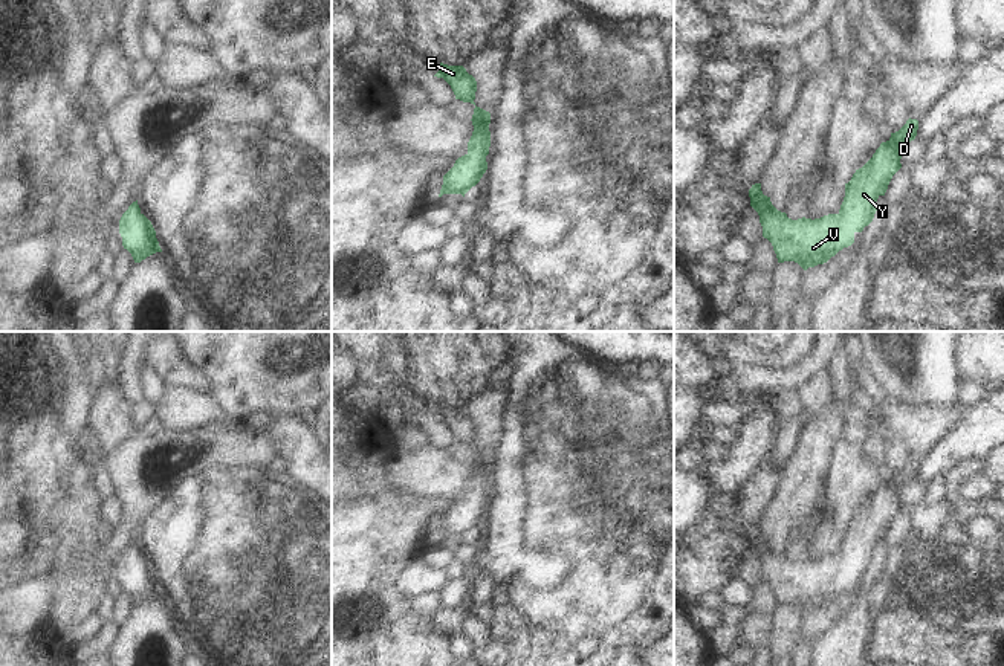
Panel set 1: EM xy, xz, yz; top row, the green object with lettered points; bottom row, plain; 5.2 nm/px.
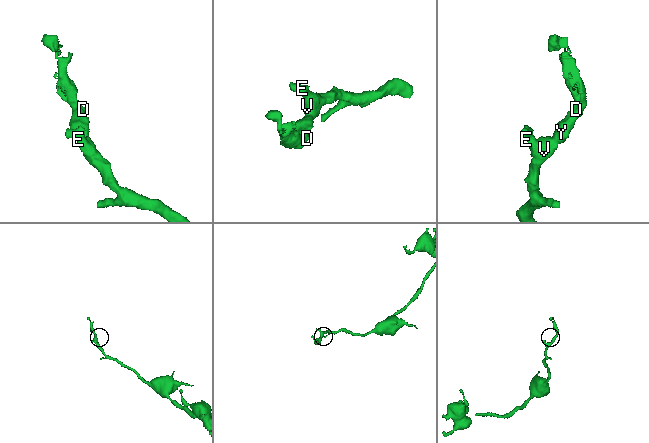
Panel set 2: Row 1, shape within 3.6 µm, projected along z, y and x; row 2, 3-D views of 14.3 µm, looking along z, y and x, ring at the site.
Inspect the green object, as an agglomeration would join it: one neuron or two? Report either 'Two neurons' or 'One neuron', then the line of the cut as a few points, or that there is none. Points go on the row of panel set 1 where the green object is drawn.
One neuron. No split

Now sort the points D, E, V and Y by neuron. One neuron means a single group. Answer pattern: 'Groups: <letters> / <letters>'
Groups: D E V Y

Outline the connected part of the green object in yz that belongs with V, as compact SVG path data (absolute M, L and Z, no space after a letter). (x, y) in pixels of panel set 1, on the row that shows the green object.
M909 118L880 144L873 157L845 183L845 197L837 214L792 220L763 194L761 183L752 185L750 206L759 215L763 237L772 243L778 263L795 261L807 270L851 246L854 234L873 221L876 202L885 196L892 176L902 168L902 148L915 139L917 130L918 121Z

